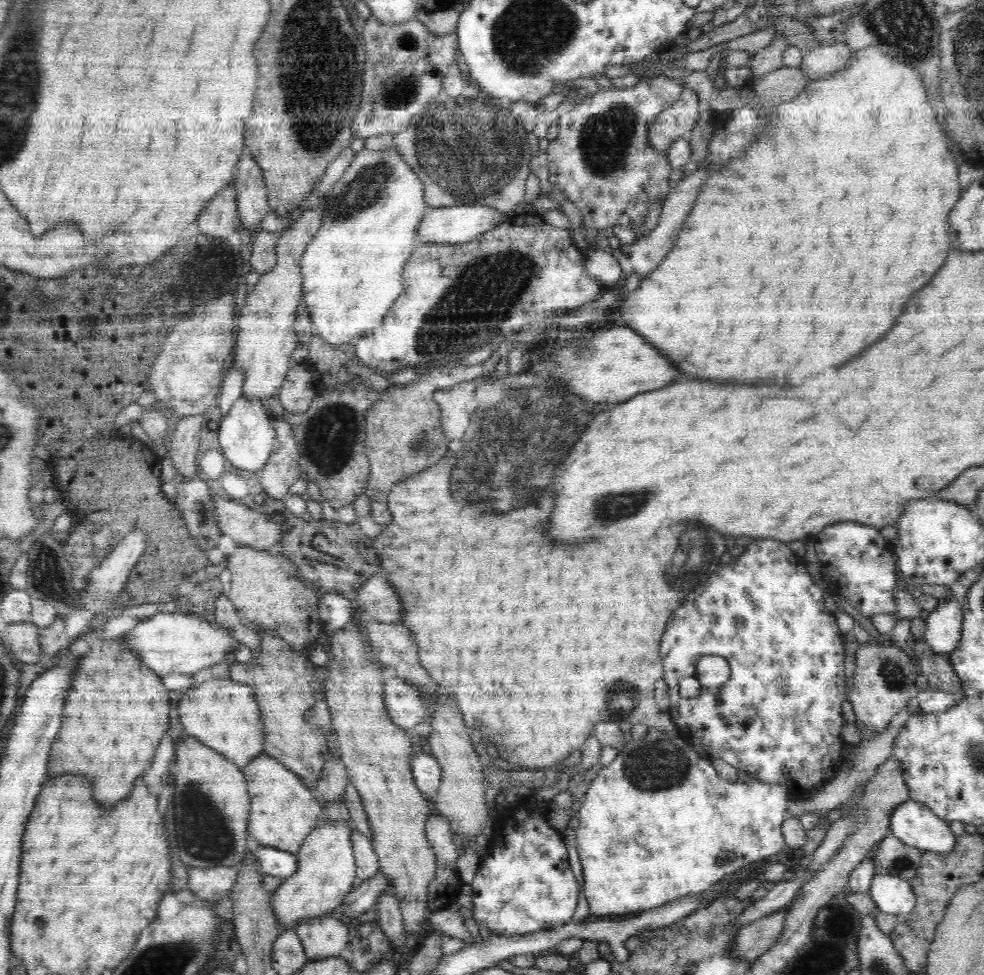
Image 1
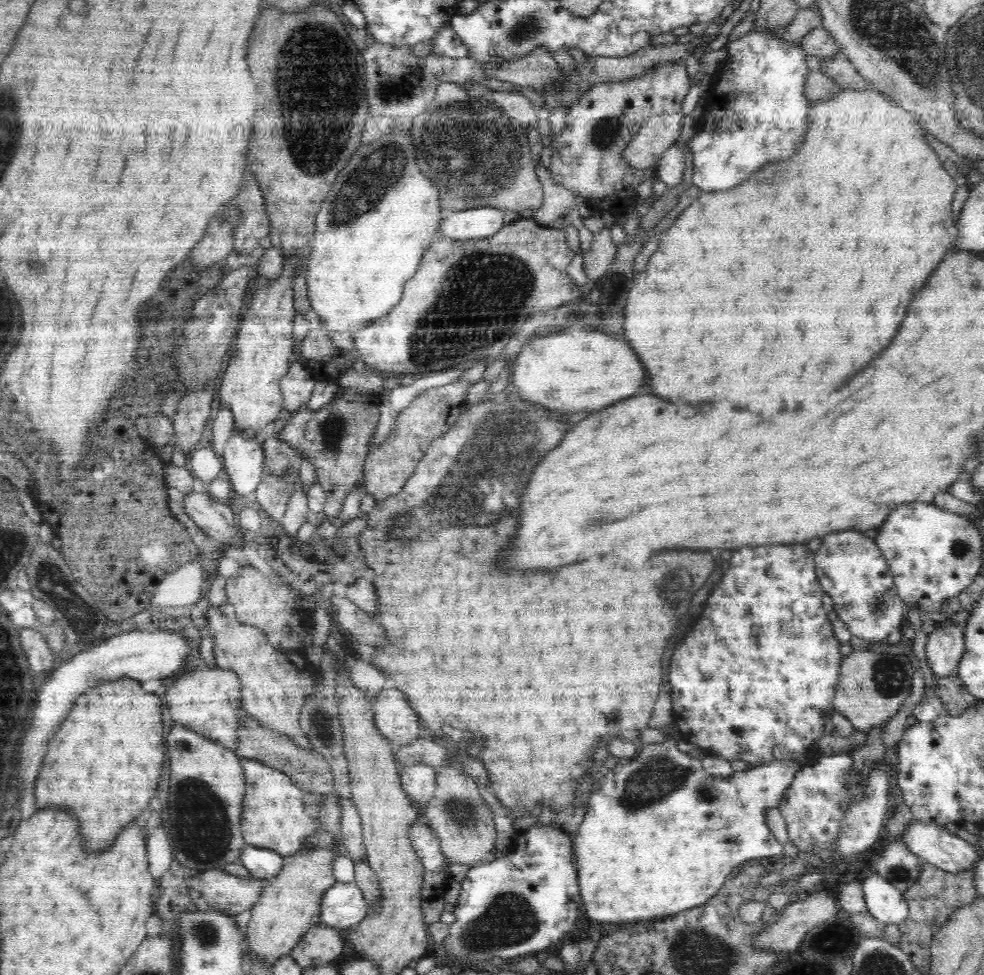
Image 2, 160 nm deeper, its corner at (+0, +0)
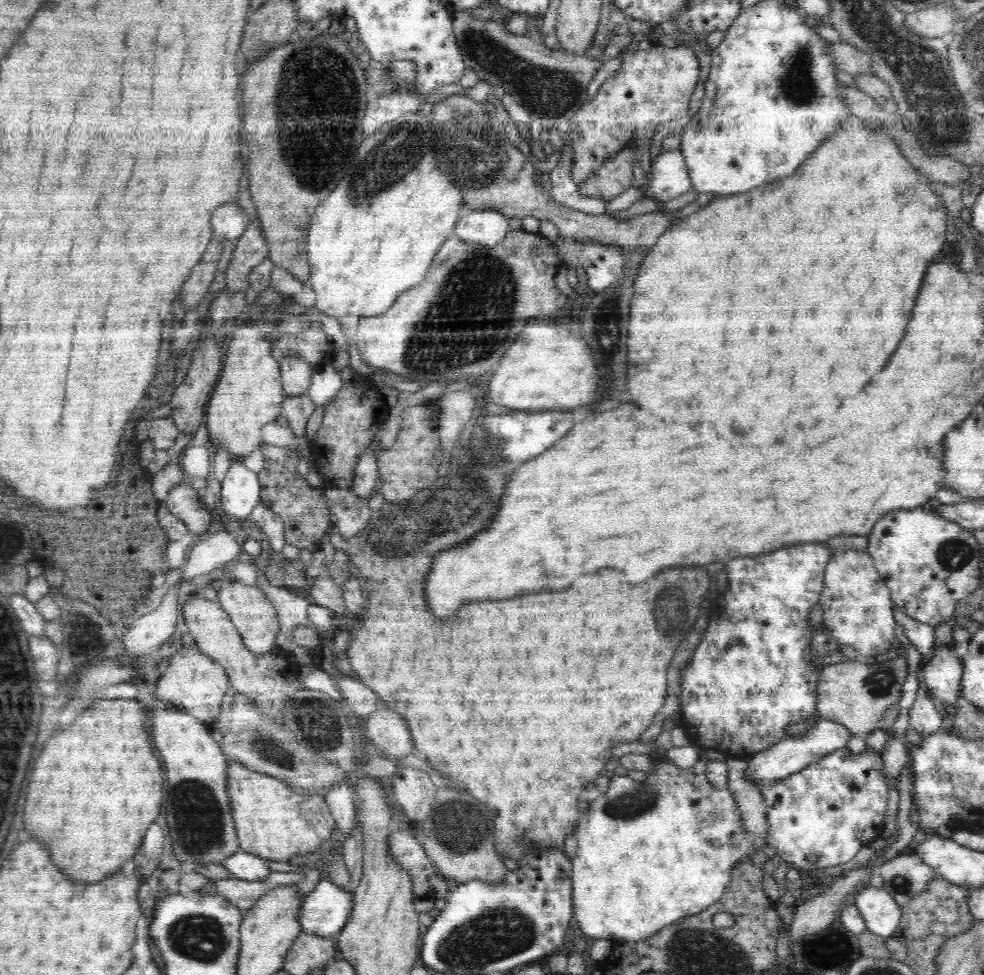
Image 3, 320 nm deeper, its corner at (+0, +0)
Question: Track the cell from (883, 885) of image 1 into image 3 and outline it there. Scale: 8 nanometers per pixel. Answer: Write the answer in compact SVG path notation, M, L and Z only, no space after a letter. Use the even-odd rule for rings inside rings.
M868 886L855 896L854 902L867 930L884 939L895 934L903 914L901 905L888 891Z

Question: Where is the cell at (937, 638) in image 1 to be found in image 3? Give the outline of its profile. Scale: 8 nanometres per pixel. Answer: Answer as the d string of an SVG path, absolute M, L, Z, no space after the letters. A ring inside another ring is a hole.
M940 646L940 650L936 650L921 673L931 698L951 705L961 696L962 676L963 663L958 659L955 646Z

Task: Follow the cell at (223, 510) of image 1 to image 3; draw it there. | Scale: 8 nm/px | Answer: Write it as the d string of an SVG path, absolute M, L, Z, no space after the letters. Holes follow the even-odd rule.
M187 482L174 485L162 501L162 507L177 516L192 533L206 532L212 516L217 514L203 505L196 489Z

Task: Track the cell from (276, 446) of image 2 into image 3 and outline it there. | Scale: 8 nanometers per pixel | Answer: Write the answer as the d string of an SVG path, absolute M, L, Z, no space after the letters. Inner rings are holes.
M262 443L255 448L255 452L246 458L248 470L255 471L262 487L260 502L268 506L284 523L285 543L300 550L312 552L319 549L321 540L331 531L333 517L328 512L327 501L322 497L319 488L308 484L304 476L296 474L296 452L289 447L278 447L269 443Z

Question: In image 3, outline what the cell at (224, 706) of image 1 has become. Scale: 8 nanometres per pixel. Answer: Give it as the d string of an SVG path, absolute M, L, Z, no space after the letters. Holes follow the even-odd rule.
M197 646L179 650L170 657L164 674L157 674L157 676L158 679L156 680L155 689L157 698L160 699L160 701L164 701L164 703L176 707L178 710L192 714L192 716L195 716L204 723L215 720L217 714L220 712L224 695L227 693L227 690L231 688L225 668L218 664L218 662L212 660L207 654L201 653Z

